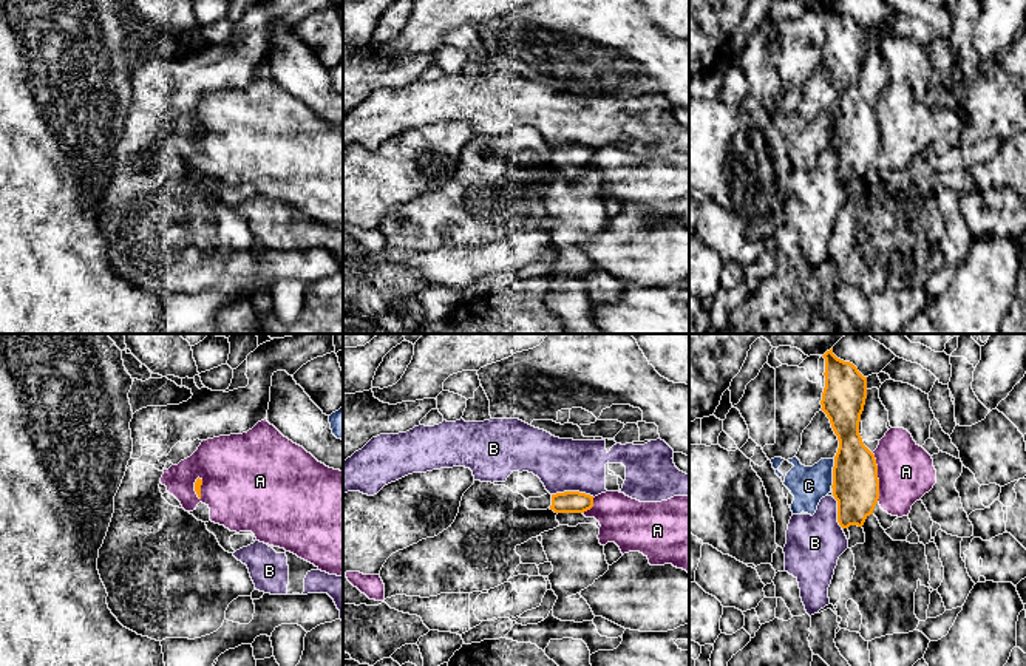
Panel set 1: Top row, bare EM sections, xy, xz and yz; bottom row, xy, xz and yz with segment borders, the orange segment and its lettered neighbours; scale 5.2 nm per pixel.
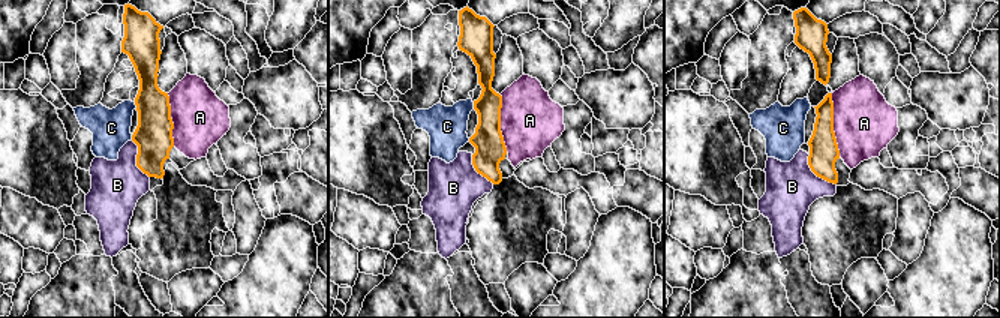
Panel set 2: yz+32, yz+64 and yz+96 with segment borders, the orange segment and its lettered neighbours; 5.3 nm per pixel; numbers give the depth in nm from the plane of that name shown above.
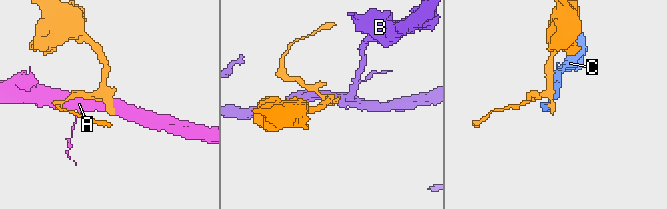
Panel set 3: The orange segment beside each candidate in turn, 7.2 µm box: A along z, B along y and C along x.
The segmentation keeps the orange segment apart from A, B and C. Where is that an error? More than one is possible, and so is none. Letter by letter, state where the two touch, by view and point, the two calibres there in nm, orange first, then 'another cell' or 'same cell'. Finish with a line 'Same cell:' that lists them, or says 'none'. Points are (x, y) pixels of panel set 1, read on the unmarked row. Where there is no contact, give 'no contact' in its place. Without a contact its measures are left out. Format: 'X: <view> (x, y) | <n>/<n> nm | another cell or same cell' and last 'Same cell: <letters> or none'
A: yz (876, 132) | 240/300 nm | another cell
B: xz (574, 146) | 110/280 nm | another cell
C: yz (833, 127) | 240/190 nm | another cell
Same cell: none

